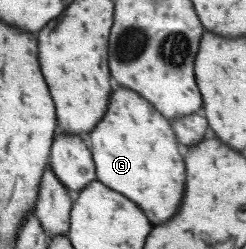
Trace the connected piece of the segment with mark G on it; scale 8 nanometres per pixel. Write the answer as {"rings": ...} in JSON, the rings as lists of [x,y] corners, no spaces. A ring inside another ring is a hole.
{"rings":[[[121,87],[111,93],[103,117],[88,133],[91,145],[88,150],[92,155],[96,180],[139,205],[145,211],[143,215],[149,219],[149,223],[157,225],[171,219],[179,207],[185,189],[185,168],[182,149],[176,141],[171,123],[149,101],[141,99],[143,97],[137,97],[135,93],[129,93]]]}

